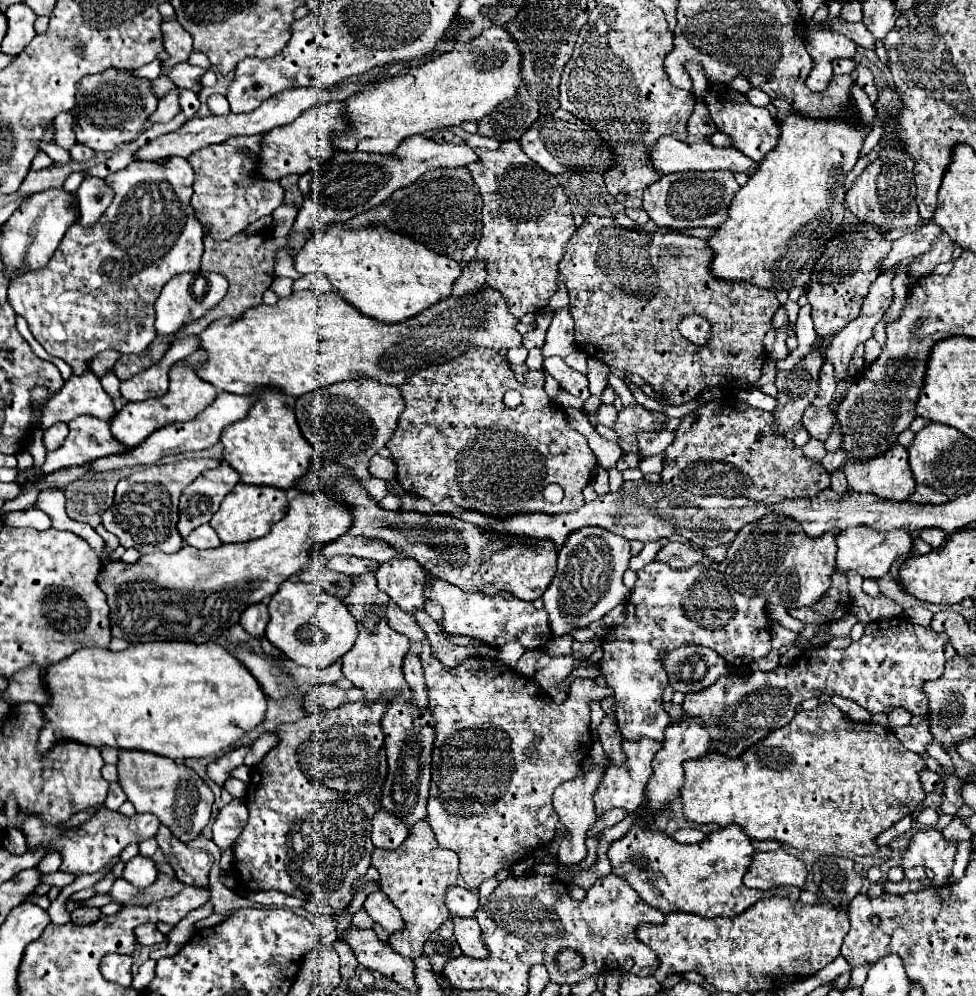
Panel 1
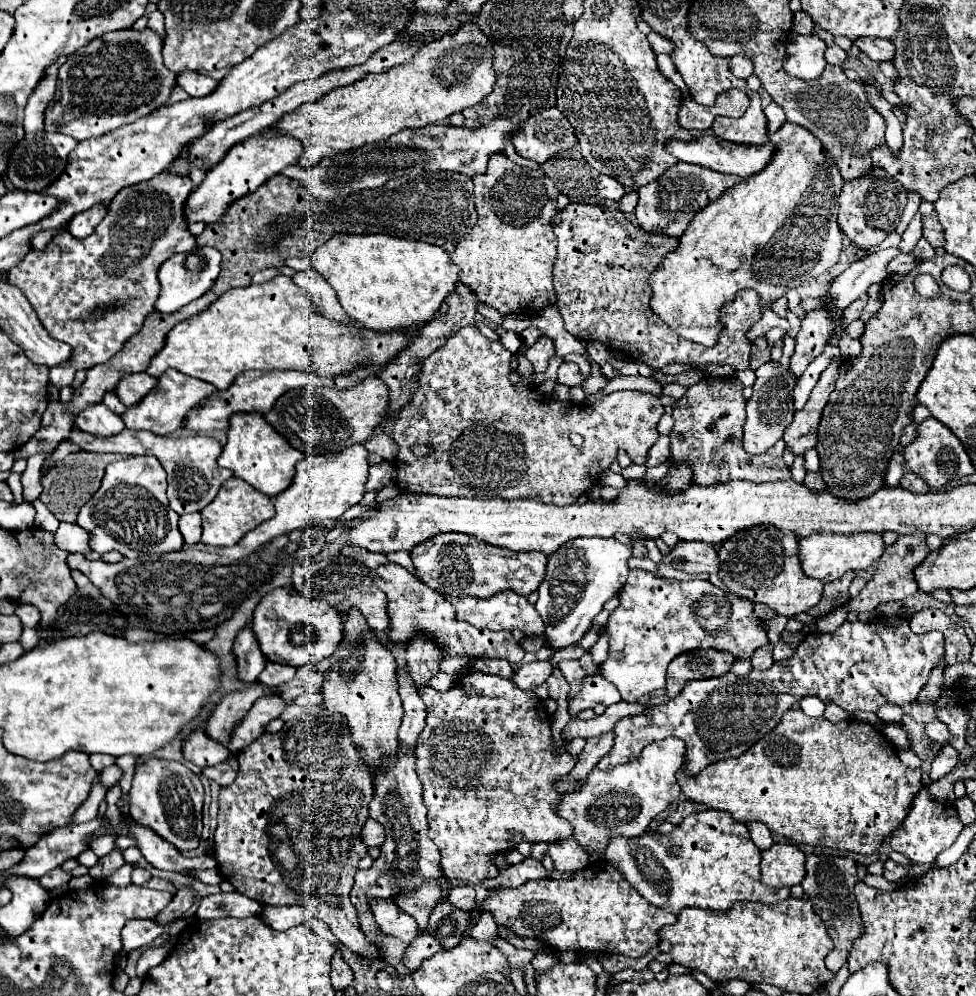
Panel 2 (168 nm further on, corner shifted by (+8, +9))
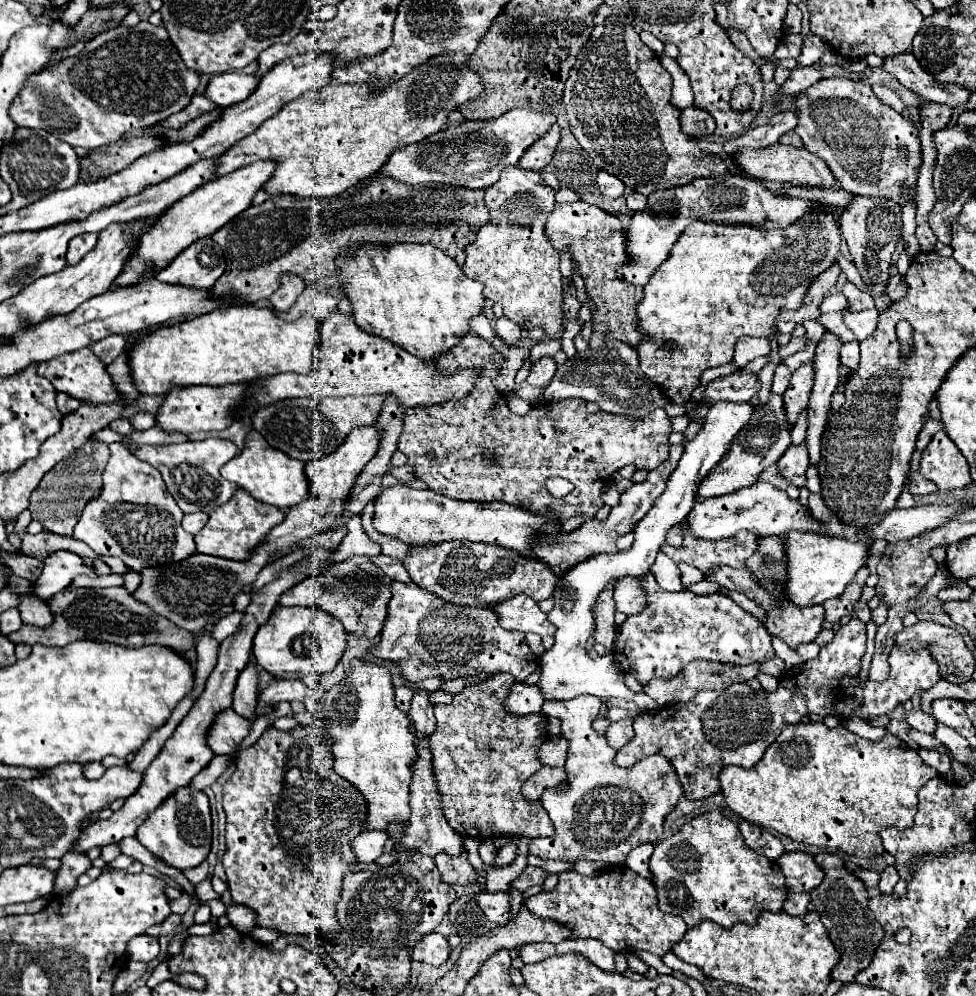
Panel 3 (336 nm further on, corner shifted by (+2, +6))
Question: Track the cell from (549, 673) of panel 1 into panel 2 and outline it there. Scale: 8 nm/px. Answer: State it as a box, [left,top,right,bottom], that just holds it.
[512,662,552,690]

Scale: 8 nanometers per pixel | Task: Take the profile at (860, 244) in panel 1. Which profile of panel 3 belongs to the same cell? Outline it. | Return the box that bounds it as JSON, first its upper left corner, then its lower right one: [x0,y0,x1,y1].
[784,361,812,425]

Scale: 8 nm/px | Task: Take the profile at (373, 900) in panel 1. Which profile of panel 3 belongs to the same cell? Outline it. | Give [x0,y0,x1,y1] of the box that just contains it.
[412,933,450,965]

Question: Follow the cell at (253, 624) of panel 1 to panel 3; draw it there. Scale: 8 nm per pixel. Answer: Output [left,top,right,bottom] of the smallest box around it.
[232,663,258,719]

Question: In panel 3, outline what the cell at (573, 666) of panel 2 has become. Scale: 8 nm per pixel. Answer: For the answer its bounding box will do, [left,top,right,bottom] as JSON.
[530,695,684,865]

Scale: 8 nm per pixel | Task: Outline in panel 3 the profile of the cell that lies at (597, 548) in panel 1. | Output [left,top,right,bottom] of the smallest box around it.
[538,401,754,711]

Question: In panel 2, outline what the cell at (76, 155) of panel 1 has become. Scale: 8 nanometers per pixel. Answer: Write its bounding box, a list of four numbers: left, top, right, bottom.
[6,130,78,192]

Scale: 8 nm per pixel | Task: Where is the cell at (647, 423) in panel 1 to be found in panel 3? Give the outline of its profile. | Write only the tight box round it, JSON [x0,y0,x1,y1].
[398,333,672,519]

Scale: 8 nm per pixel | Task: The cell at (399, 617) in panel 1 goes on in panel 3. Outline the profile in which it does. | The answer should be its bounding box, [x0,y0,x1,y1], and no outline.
[280,557,390,639]

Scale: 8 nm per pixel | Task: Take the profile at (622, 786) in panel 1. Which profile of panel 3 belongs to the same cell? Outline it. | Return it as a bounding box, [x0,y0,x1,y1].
[614,617,942,799]

